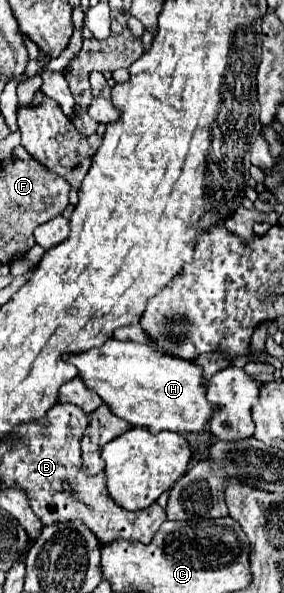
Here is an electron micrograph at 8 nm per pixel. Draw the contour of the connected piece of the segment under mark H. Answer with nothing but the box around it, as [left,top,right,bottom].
[63,339,213,433]

